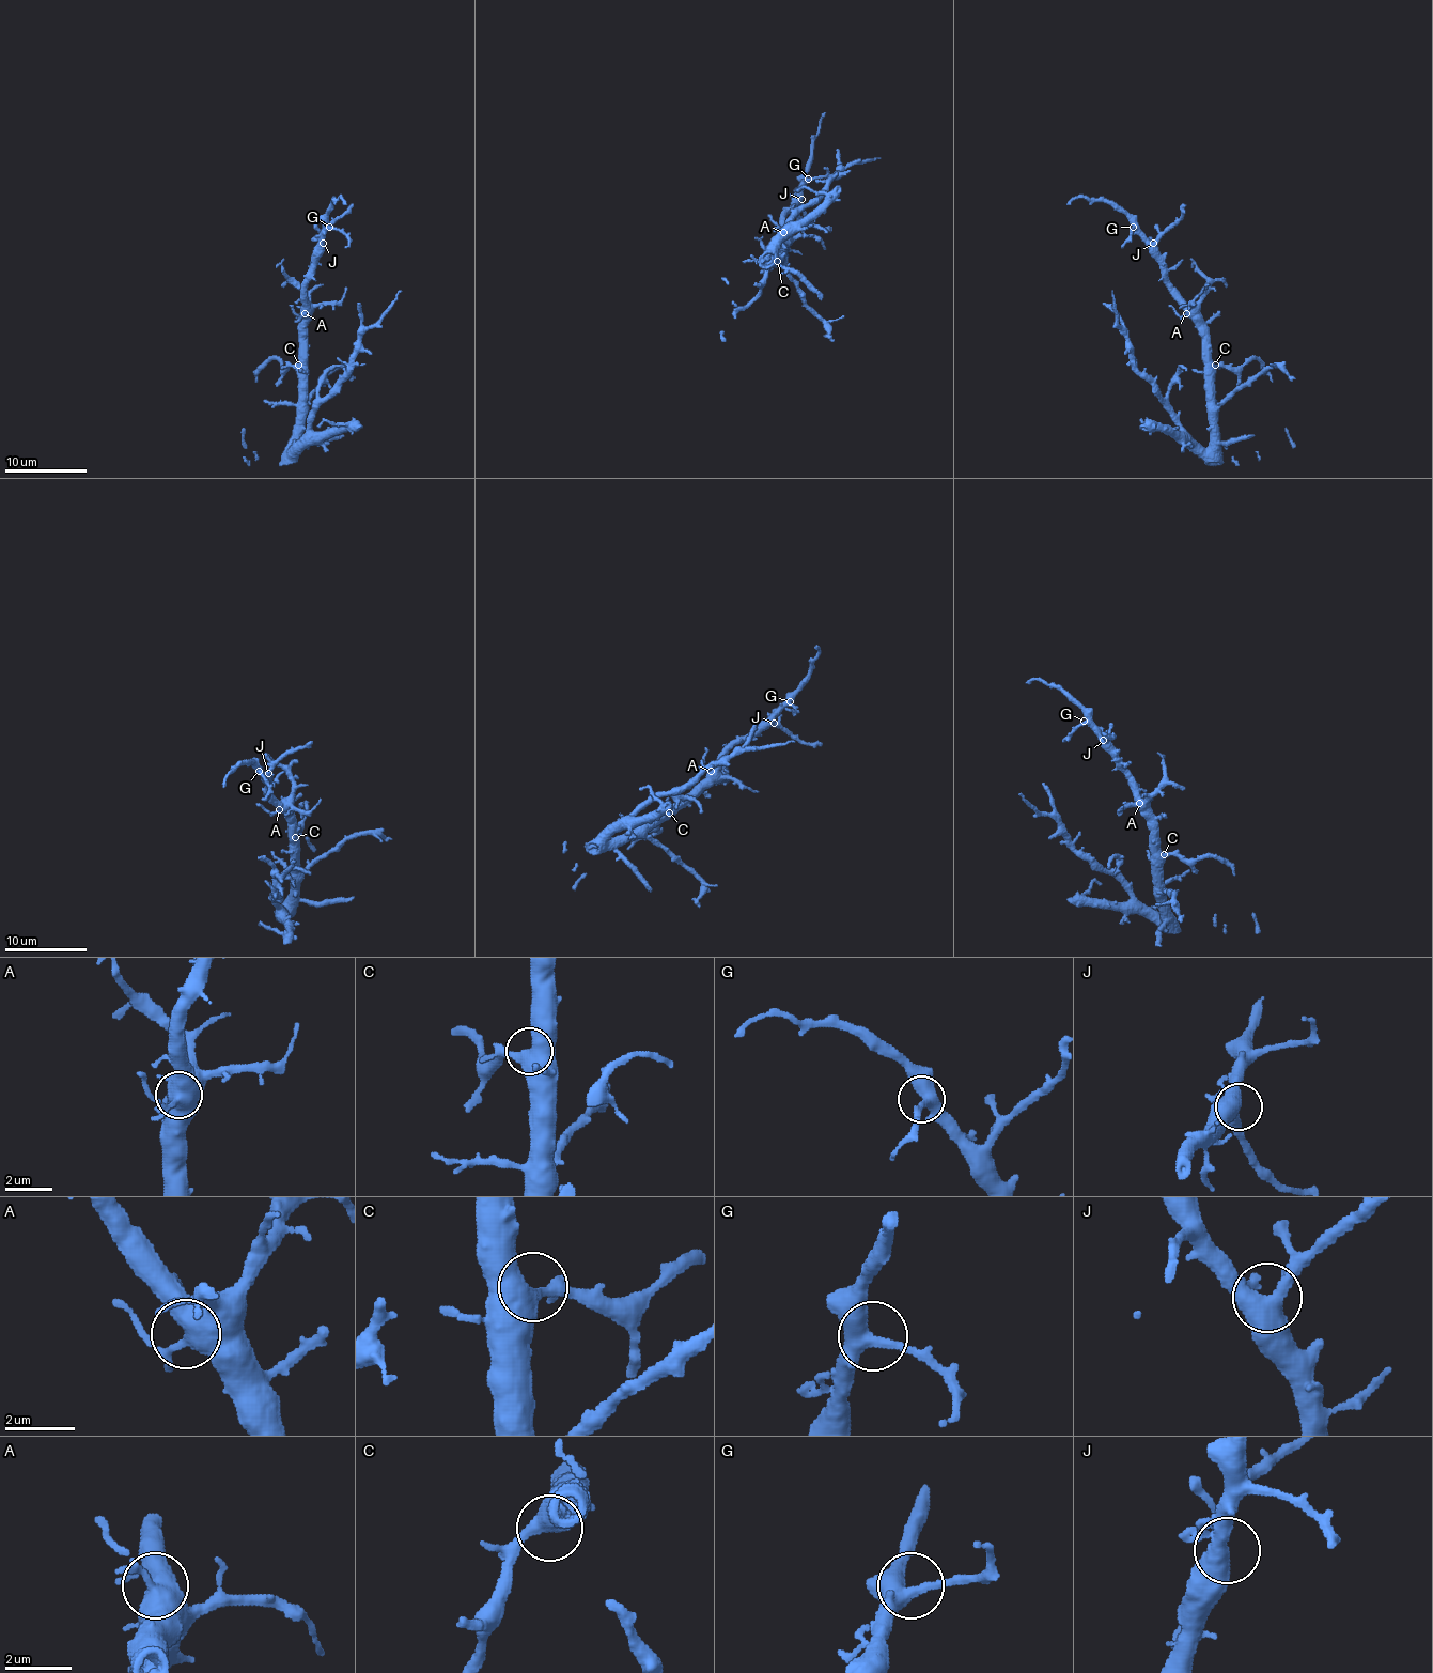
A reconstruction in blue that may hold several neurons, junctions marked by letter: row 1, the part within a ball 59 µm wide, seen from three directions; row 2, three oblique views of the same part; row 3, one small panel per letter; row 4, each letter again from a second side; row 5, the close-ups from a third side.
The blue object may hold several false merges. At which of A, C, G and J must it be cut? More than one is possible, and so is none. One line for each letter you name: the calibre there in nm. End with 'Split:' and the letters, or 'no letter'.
Split: no letter

